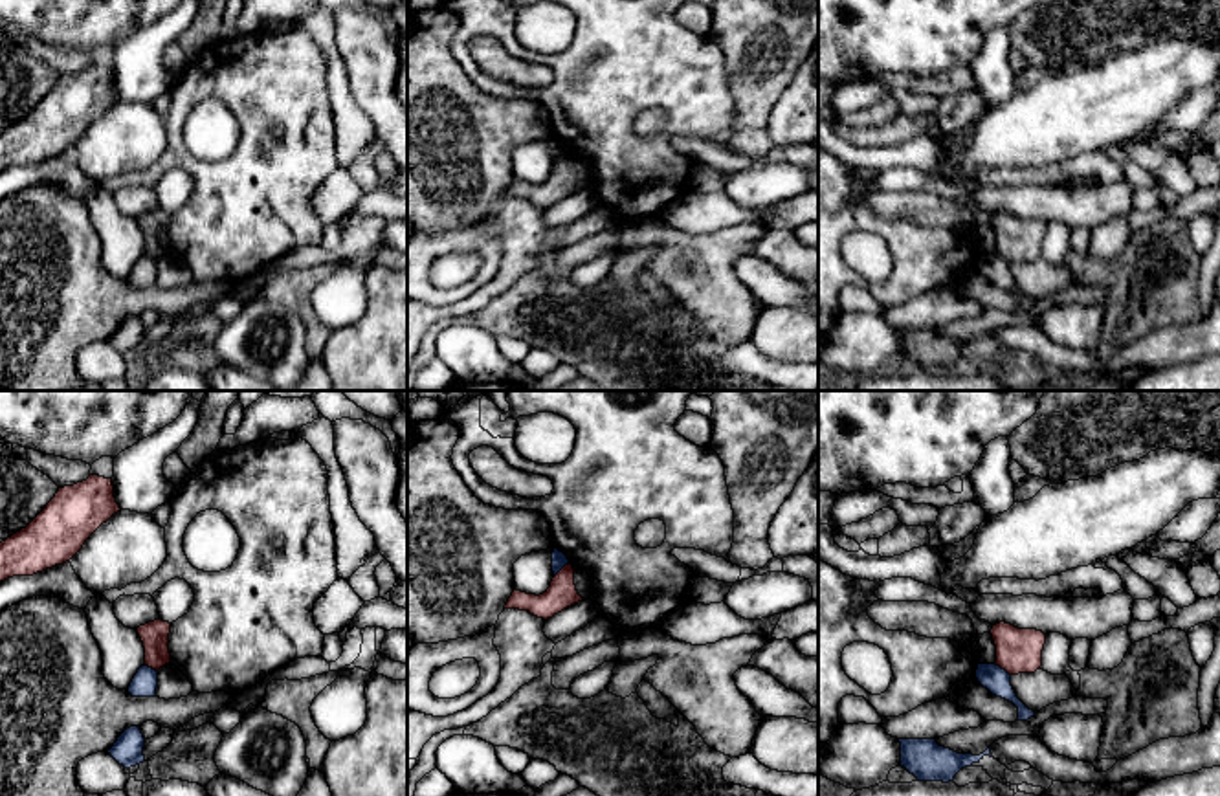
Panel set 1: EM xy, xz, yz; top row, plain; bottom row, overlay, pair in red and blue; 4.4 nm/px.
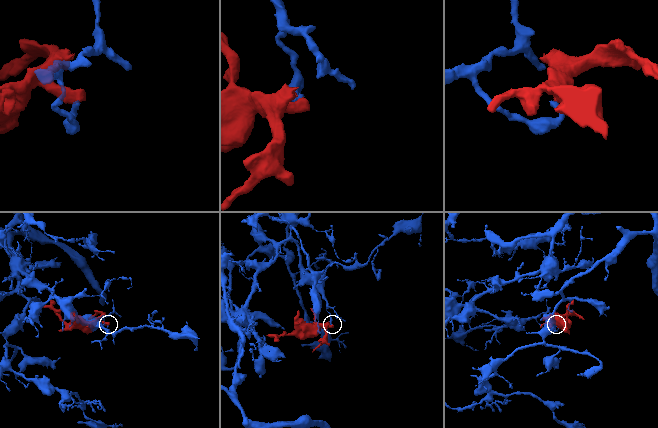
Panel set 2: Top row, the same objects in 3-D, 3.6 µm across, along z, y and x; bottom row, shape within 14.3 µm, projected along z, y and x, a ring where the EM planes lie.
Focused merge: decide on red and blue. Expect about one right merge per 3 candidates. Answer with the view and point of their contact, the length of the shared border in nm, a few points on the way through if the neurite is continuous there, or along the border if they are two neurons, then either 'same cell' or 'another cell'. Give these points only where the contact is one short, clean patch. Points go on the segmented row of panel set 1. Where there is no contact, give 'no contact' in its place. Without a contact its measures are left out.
yz (1002, 668) | 90 nm | along yz (995, 663), (1009, 675) | another cell

